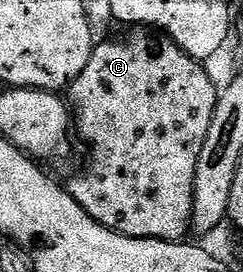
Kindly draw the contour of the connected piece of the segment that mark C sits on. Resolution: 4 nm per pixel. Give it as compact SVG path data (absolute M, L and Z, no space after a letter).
M150 30L127 32L123 40L95 43L88 66L68 89L76 132L78 128L79 134L94 144L86 169L71 178L68 190L78 205L108 230L137 240L182 242L191 231L196 162L200 162L200 150L204 150L204 138L212 126L220 88L199 61L165 35Z

